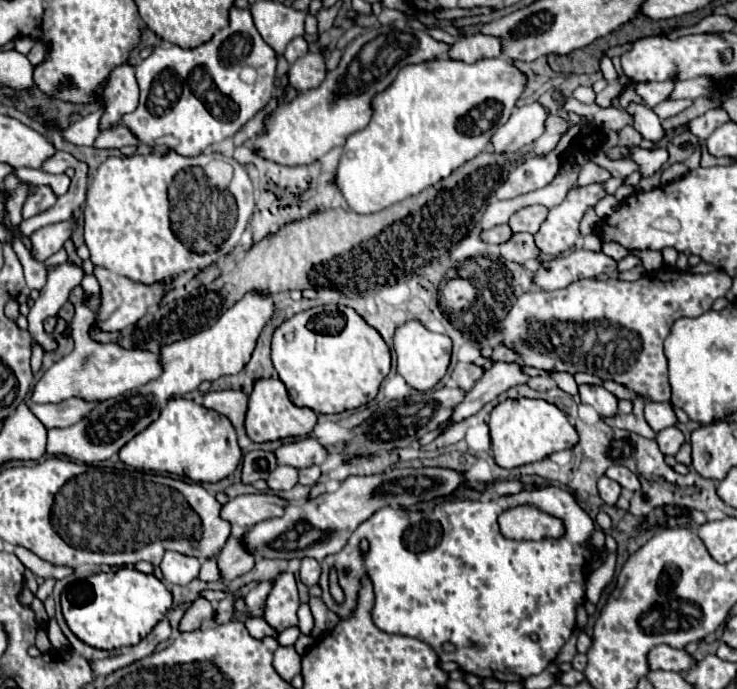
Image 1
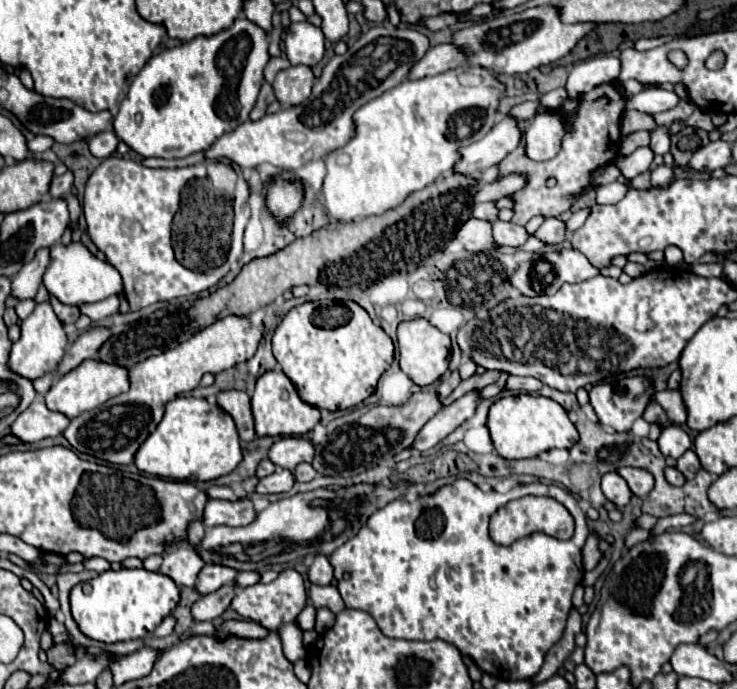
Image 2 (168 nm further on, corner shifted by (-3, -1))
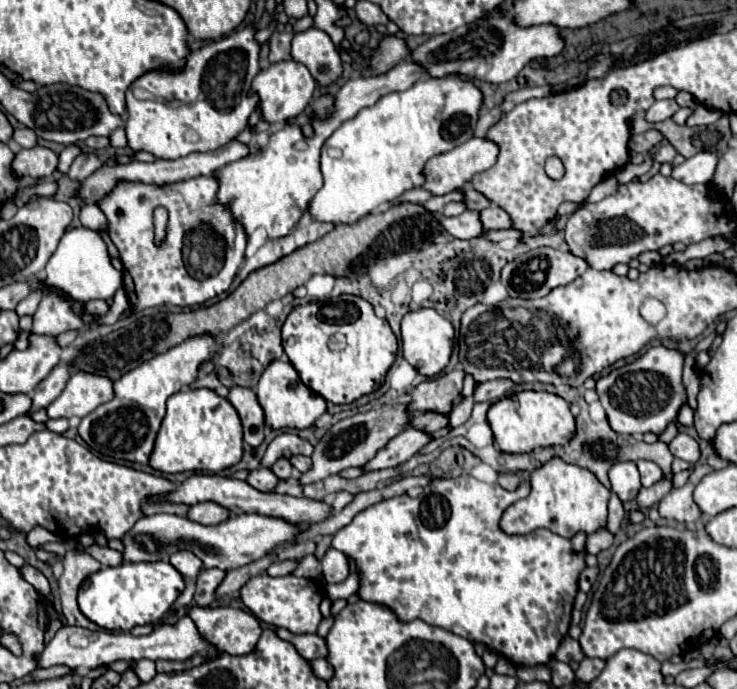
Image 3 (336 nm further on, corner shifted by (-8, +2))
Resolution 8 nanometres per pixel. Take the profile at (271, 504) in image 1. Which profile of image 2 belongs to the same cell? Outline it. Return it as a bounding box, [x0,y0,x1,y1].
[202,498,256,528]

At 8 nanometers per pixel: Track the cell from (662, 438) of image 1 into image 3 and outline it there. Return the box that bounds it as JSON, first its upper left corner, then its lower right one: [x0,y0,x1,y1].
[669,433,699,463]

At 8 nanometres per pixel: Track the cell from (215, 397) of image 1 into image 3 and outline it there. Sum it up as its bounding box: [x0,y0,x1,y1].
[229,387,263,447]

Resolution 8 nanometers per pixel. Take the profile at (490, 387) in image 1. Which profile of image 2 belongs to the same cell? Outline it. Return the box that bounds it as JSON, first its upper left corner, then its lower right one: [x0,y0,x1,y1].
[410,390,480,452]

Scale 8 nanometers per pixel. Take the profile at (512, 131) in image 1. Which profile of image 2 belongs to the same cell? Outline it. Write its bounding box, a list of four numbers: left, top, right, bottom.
[454,116,522,176]

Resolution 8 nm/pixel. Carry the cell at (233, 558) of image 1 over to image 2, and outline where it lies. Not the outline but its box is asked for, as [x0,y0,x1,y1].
[194,566,236,594]

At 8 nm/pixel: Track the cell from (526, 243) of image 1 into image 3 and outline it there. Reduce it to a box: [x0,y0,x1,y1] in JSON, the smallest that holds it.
[481,205,513,231]

